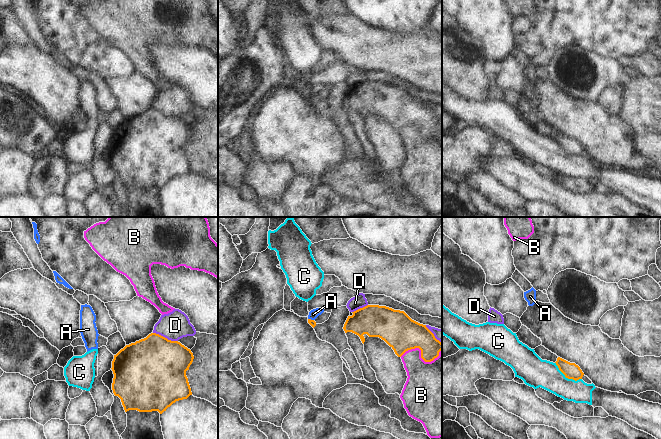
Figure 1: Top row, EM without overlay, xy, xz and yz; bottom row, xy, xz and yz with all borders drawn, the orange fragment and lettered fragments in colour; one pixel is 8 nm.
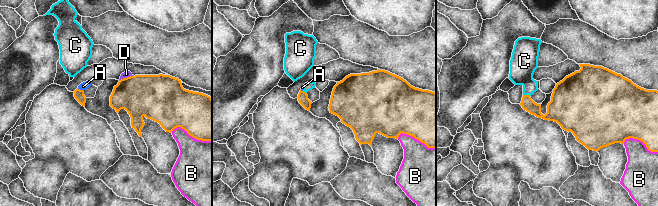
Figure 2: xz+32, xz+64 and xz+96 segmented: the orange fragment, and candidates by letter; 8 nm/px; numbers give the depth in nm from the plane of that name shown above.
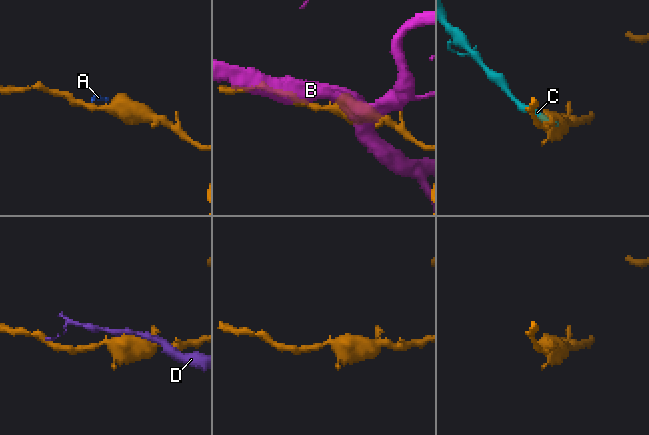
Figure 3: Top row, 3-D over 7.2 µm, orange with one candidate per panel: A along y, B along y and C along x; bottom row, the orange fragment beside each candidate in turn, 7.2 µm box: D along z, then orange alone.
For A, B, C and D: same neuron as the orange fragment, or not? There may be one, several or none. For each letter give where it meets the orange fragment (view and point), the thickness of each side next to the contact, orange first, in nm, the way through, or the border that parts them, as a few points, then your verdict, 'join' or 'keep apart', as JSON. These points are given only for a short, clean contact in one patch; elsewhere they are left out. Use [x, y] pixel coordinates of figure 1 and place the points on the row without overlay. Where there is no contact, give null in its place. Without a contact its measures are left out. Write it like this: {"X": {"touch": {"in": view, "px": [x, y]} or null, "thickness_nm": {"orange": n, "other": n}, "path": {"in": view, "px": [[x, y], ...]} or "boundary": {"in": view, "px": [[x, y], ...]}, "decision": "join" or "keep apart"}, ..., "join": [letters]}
{"A": {"touch": {"in": "xz", "px": [310, 95]}, "thickness_nm": {"orange": 50, "other": 80}, "boundary": {"in": "xz", "px": [[308, 94], [313, 96]]}, "decision": "keep apart"}, "B": {"touch": {"in": "xz", "px": [421, 131]}, "thickness_nm": {"orange": 280, "other": 380}, "decision": "keep apart"}, "C": {"touch": {"in": "yz", "px": [566, 153]}, "thickness_nm": {"orange": 130, "other": 220}, "decision": "keep apart"}, "D": {"touch": {"in": "xy", "px": [164, 113]}, "thickness_nm": {"orange": 480, "other": 220}, "decision": "keep apart"}, "join": []}

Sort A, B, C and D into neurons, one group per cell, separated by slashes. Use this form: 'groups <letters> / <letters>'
groups A C / B / D

